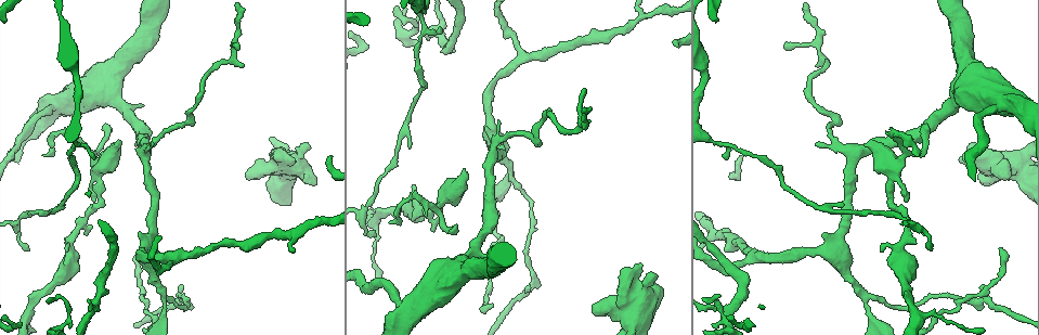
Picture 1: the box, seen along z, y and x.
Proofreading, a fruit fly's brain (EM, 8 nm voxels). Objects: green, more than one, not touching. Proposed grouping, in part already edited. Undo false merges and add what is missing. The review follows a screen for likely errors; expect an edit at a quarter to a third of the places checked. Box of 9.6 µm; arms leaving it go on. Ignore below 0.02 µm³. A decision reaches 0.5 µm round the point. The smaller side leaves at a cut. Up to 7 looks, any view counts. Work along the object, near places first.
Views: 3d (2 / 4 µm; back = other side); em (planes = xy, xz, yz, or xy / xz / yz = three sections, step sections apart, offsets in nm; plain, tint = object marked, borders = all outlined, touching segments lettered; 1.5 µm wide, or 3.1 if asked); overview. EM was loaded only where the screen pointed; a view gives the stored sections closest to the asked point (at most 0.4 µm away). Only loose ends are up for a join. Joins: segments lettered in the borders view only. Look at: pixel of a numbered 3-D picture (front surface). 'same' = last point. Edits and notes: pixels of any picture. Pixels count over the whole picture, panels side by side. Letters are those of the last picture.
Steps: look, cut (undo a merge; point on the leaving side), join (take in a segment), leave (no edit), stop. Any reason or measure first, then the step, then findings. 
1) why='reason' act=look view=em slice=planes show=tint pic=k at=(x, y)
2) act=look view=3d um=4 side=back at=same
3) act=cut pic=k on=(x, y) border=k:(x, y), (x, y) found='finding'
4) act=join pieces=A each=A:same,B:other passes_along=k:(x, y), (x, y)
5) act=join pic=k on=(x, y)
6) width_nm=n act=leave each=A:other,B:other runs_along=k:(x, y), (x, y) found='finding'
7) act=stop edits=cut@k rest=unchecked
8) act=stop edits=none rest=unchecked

why='branch stops here' act=look view=3d um=2 pic=1 at=(411, 186)

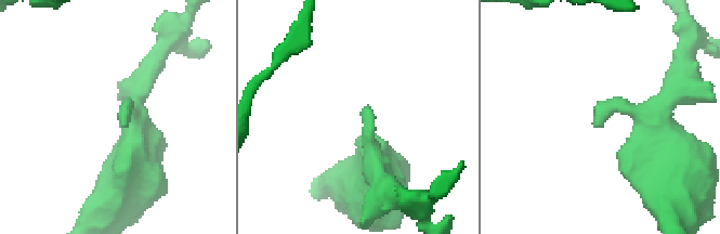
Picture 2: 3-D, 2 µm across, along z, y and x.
act=look view=em slice=planes show=tint pic=2 at=(365, 106)

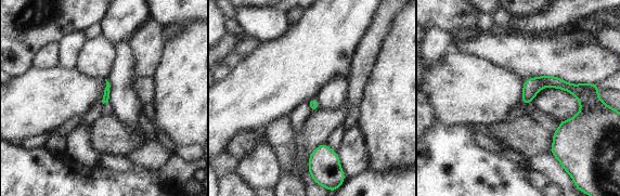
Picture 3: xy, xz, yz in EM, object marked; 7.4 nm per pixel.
why='what lies round it' act=look view=em slice=planes show=borders at=same

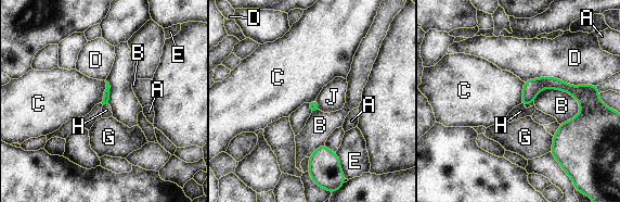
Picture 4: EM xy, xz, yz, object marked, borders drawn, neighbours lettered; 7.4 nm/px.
act=join pieces=H each=A:other,B:other,C:other,D:other,E:other,G:other,H:same,J:other found='it goes on there'

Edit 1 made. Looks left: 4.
act=look view=overview

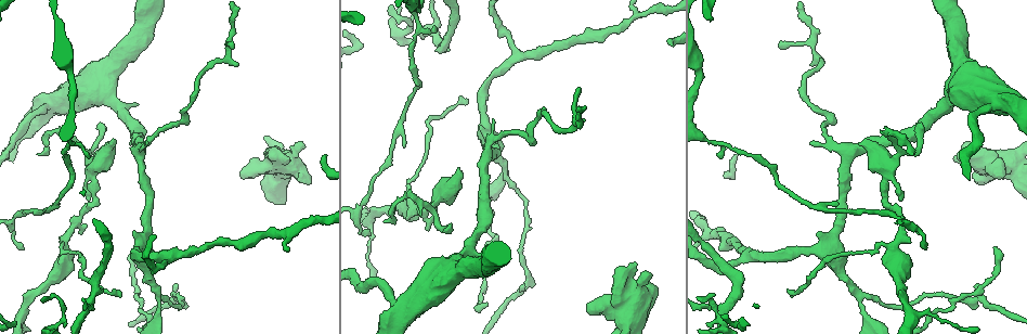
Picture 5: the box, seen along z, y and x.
why='branch point' act=look view=3d um=4 pic=5 at=(503, 169)

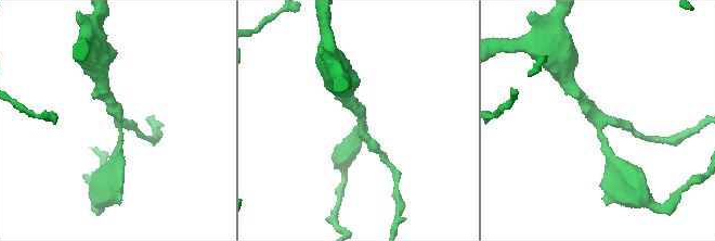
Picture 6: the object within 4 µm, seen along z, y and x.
arms=3 why='shape alone is not enough' act=look view=em slice=planes show=tint pic=6 at=(598, 116)

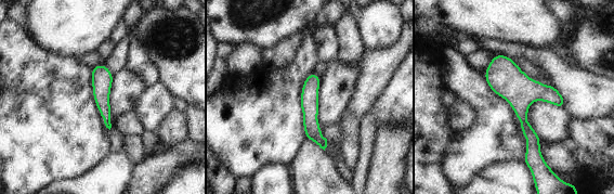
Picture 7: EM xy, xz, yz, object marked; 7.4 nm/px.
act=look view=em slice=planes show=borders at=same

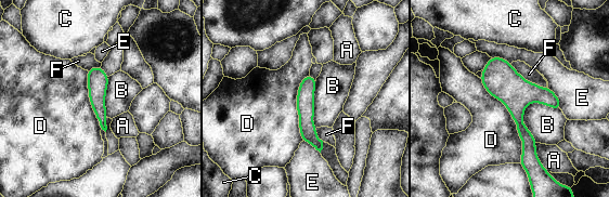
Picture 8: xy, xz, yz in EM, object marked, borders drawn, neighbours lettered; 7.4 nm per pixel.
width_nm=130 act=leave each=A:other,B:other,C:other,D:other,E:other,F:other found='all the same neuron'

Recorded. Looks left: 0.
act=stop edits=join@4 rest=unchecked

